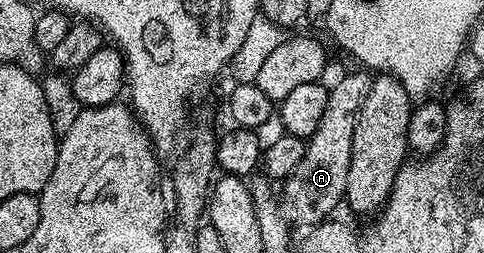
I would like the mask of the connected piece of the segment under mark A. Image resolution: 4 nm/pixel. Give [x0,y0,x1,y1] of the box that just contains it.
[284,70,370,226]

